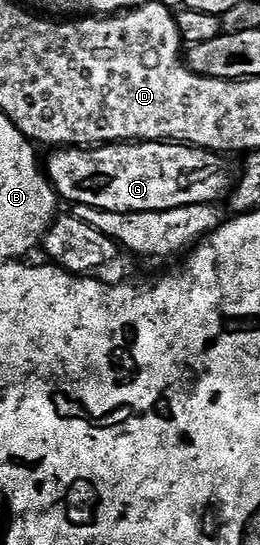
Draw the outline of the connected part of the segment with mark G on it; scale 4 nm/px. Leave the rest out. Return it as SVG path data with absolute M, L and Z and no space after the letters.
M108 142L104 146L89 148L58 148L53 151L50 163L45 163L55 194L63 203L75 202L90 210L103 210L106 214L135 214L136 212L160 212L181 206L209 206L217 203L232 190L230 170L221 153L202 150L199 146L187 146L181 142Z

